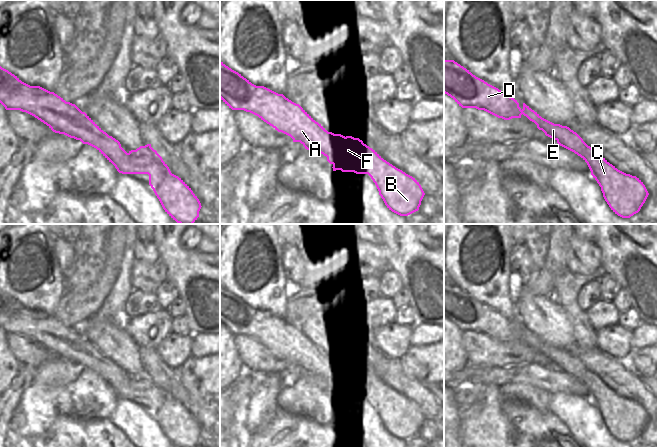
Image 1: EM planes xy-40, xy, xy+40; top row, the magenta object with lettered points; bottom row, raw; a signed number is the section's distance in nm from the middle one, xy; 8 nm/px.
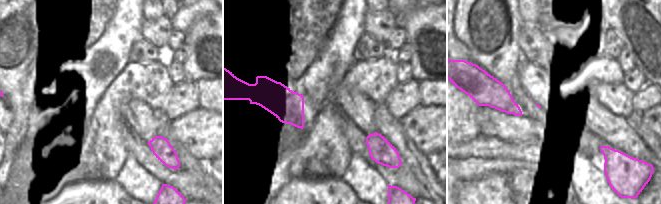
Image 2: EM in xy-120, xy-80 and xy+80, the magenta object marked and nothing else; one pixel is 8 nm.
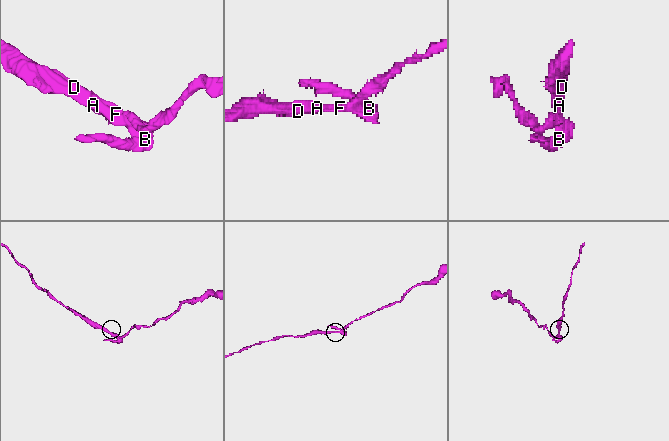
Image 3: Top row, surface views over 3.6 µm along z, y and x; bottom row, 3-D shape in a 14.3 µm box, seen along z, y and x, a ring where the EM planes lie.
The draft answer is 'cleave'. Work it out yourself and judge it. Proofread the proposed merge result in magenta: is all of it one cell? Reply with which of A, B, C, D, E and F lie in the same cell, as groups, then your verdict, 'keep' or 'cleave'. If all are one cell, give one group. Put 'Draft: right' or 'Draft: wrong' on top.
Draft: right
A D E / B C F; cleave

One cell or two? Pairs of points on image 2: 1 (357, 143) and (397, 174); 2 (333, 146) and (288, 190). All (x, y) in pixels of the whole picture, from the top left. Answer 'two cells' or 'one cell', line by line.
1: one cell
2: two cells

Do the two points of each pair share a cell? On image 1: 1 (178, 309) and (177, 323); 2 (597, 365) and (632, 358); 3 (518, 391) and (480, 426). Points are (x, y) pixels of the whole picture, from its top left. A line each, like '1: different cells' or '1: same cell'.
1: same cell
2: different cells
3: different cells

